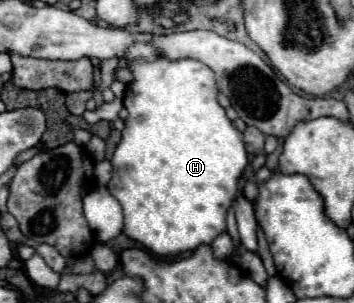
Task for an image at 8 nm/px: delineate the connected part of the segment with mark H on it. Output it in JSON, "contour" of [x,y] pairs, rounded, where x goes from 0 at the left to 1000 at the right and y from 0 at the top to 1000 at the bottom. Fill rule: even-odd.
{"contour":[[[379,145],[362,158],[362,191],[373,198],[362,218],[379,238],[379,271],[362,277],[356,290],[356,317],[350,317],[350,350],[362,356],[367,383],[356,396],[356,422],[345,429],[345,462],[328,482],[322,521],[316,521],[316,594],[305,601],[305,627],[311,640],[339,667],[345,700],[350,700],[350,772],[384,799],[395,799],[412,825],[424,825],[441,845],[475,851],[475,845],[497,845],[508,832],[531,832],[548,825],[571,805],[599,805],[599,792],[638,766],[638,693],[655,673],[655,660],[672,640],[672,594],[701,541],[701,515],[695,515],[695,488],[689,488],[689,462],[684,462],[684,436],[672,436],[661,422],[661,409],[644,396],[633,356],[616,343],[610,317],[616,317],[616,290],[605,277],[605,238],[593,238],[593,224],[582,224],[582,211],[559,205],[559,198],[503,198],[503,205],[480,205],[463,185],[446,185],[435,172],[429,145]]]}

